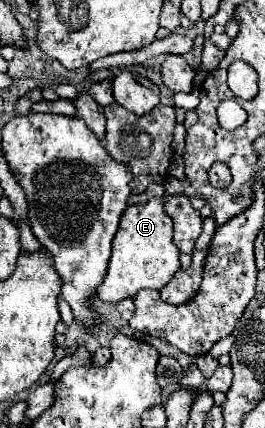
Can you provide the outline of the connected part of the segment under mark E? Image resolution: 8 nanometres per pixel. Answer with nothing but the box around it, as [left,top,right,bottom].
[95,199,179,301]

